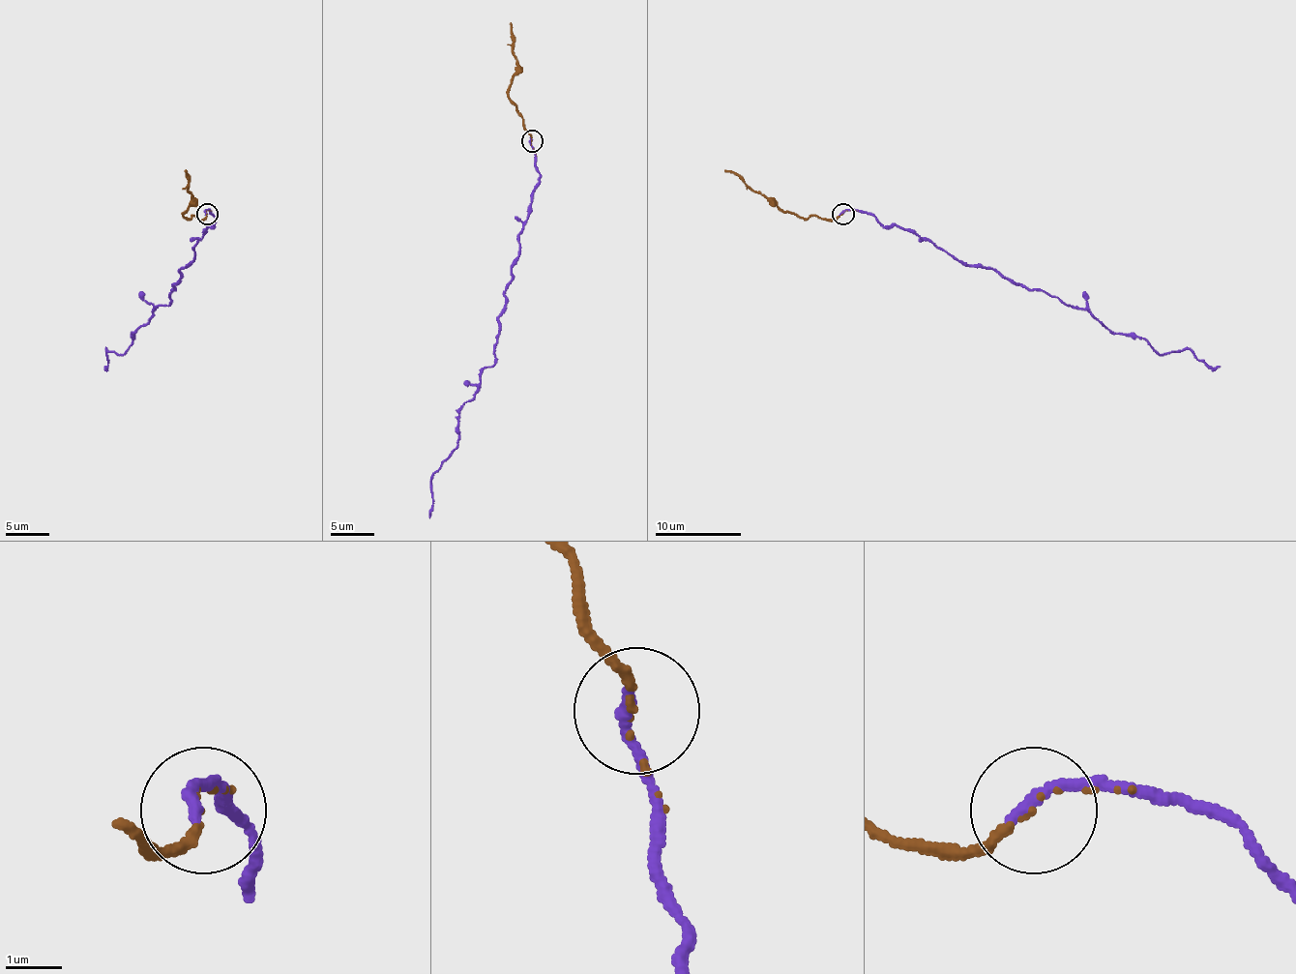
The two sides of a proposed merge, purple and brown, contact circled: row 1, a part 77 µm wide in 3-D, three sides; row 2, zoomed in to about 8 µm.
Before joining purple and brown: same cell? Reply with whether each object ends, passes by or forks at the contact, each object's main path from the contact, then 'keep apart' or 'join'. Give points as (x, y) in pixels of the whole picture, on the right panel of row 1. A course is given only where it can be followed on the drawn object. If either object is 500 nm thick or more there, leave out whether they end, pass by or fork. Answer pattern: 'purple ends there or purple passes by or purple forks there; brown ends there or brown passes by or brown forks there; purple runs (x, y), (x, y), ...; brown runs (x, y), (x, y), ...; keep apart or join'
purple ends there; brown passes by; purple runs (842, 214), (862, 210), (914, 229), (967, 264), (1143, 338), (1160, 355), (1189, 348), (1221, 366); brown runs (842, 214), (818, 219), (790, 214), (773, 205), (725, 168); join

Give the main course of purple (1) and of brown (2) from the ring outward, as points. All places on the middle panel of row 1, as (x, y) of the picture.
1: (532, 140), (541, 175), (499, 315), (495, 363), (458, 413), (458, 447), (434, 473), (429, 518)
2: (532, 140), (508, 88), (516, 71), (510, 23)

